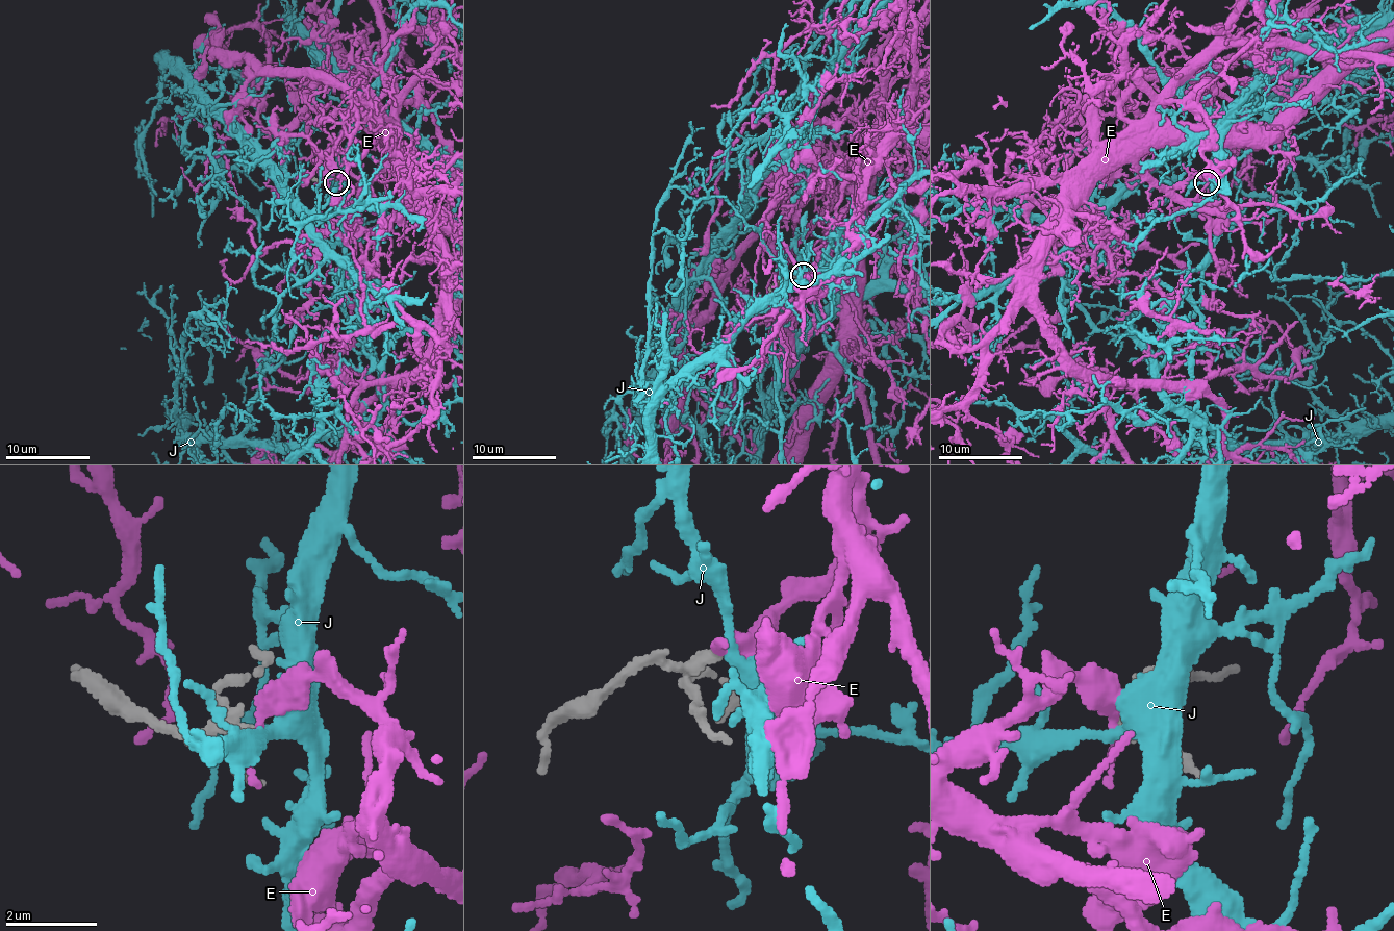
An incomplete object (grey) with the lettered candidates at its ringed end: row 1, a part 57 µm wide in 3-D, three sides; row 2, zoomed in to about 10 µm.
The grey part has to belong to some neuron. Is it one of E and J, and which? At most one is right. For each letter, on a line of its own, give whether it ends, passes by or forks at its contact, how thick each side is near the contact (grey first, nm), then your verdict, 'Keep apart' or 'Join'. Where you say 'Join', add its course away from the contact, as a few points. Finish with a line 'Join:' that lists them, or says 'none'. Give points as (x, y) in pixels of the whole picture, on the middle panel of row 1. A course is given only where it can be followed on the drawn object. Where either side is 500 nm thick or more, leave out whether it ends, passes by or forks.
E: It ends there. Thickness 220 nm (grey) against 360 nm. Keep apart
J: It passes by. Thickness 200 nm (grey) against 360 nm. Join
Join: J

